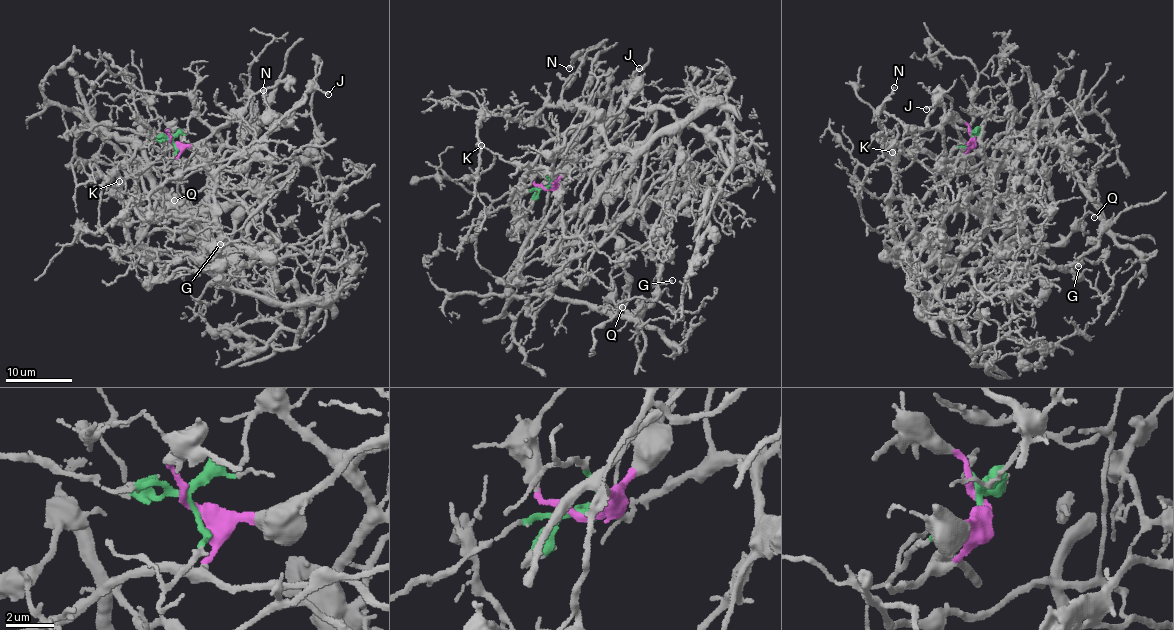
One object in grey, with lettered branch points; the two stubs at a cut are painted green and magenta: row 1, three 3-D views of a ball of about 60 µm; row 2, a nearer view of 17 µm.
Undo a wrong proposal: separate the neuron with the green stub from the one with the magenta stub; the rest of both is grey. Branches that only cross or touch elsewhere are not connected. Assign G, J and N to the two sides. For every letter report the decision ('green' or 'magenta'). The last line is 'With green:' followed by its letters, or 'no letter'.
G: green
J: magenta
N: magenta
With green: G

